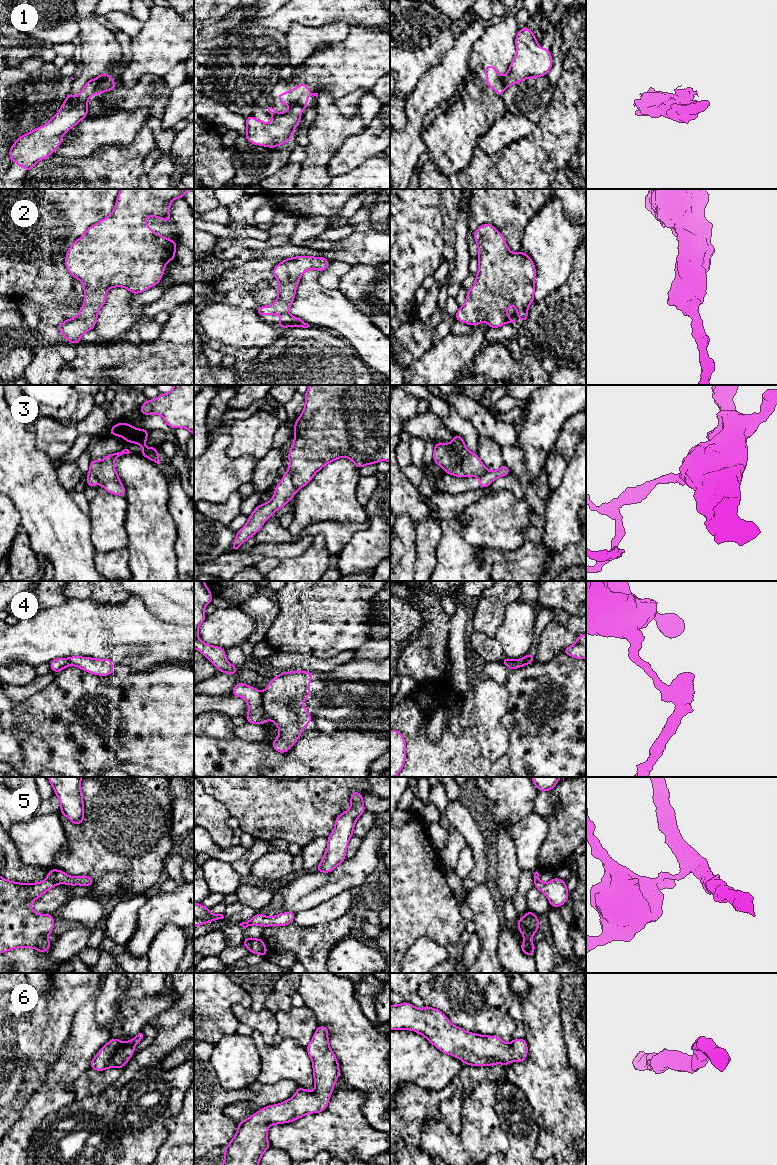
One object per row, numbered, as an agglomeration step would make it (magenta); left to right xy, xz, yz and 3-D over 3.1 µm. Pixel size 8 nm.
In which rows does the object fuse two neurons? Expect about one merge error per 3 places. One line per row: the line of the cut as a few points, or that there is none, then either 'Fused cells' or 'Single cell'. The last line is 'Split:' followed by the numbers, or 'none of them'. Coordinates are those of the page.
1: Split along xy (105, 73), (91, 94). Fused cells
2: No split. Single cell
3: Split along xz (286, 473), (290, 476), (293, 485), (297, 489). Fused cells
4: Split along xz (261, 692), (264, 717), (266, 719). Fused cells
5: Split along xy (47, 878), (51, 879), (55, 884). Fused cells
6: No split. Single cell
Split: 1, 3, 4, 5

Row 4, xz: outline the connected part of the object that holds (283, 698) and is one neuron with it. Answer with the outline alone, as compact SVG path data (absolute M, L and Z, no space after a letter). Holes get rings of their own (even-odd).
M301 670L283 672L272 678L262 692L265 718L273 721L280 732L272 741L279 753L286 753L303 734L301 730L312 721L303 701L311 696L309 683L313 676Z

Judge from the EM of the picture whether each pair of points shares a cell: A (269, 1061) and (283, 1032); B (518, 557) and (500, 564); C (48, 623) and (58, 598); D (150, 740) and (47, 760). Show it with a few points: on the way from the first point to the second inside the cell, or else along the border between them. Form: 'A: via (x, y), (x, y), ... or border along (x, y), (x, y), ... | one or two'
A: border along (273, 1043), (294, 1038), (301, 1045) | two
B: via (514, 561), (511, 564), (504, 564) | one
C: border along (67, 598), (60, 604), (41, 608) | two
D: via (124, 740), (109, 752), (73, 755) | one

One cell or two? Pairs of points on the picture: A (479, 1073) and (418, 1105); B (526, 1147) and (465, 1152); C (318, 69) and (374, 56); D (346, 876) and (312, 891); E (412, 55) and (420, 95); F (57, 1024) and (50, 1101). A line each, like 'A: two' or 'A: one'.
A: one
B: two
C: one
D: one
E: two
F: two

